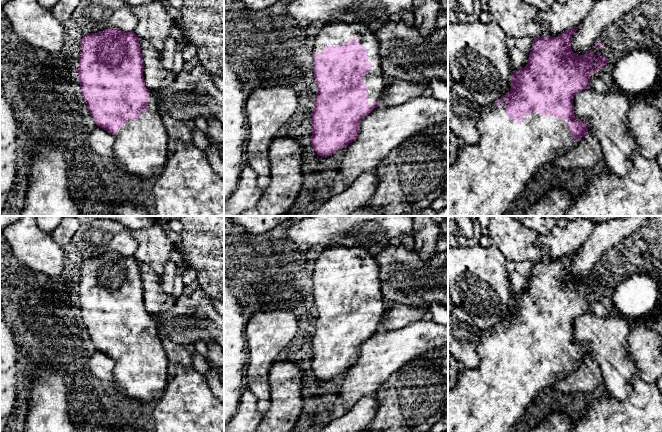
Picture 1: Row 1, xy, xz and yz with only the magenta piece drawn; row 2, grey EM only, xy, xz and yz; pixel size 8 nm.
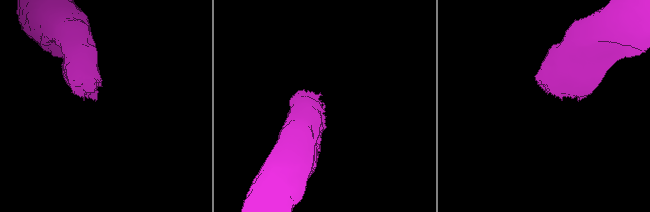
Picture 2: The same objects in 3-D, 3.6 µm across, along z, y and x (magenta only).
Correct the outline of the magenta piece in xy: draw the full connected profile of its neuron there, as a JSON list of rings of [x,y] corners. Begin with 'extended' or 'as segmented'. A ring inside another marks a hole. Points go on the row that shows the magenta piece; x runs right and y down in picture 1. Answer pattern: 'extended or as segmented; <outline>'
extended; [[[108,28],[84,35],[80,45],[77,79],[81,94],[97,126],[115,138],[116,167],[130,177],[132,184],[152,182],[171,154],[157,99],[145,86],[139,38],[134,31]]]

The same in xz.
extended; [[[331,22],[313,33],[311,41],[317,93],[310,142],[317,155],[327,157],[356,140],[362,120],[379,106],[385,76],[381,69],[379,41],[369,26]]]

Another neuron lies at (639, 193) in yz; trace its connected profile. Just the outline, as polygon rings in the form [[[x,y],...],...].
[[[635,152],[631,161],[632,167],[625,176],[585,173],[566,216],[662,216],[662,168],[657,159],[647,159]]]

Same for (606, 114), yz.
[[[589,88],[579,91],[574,96],[573,105],[575,117],[588,125],[587,136],[597,139],[609,172],[625,176],[632,167],[631,156],[636,152],[636,140],[628,128],[628,112],[631,107],[628,95],[618,89],[598,93]]]

